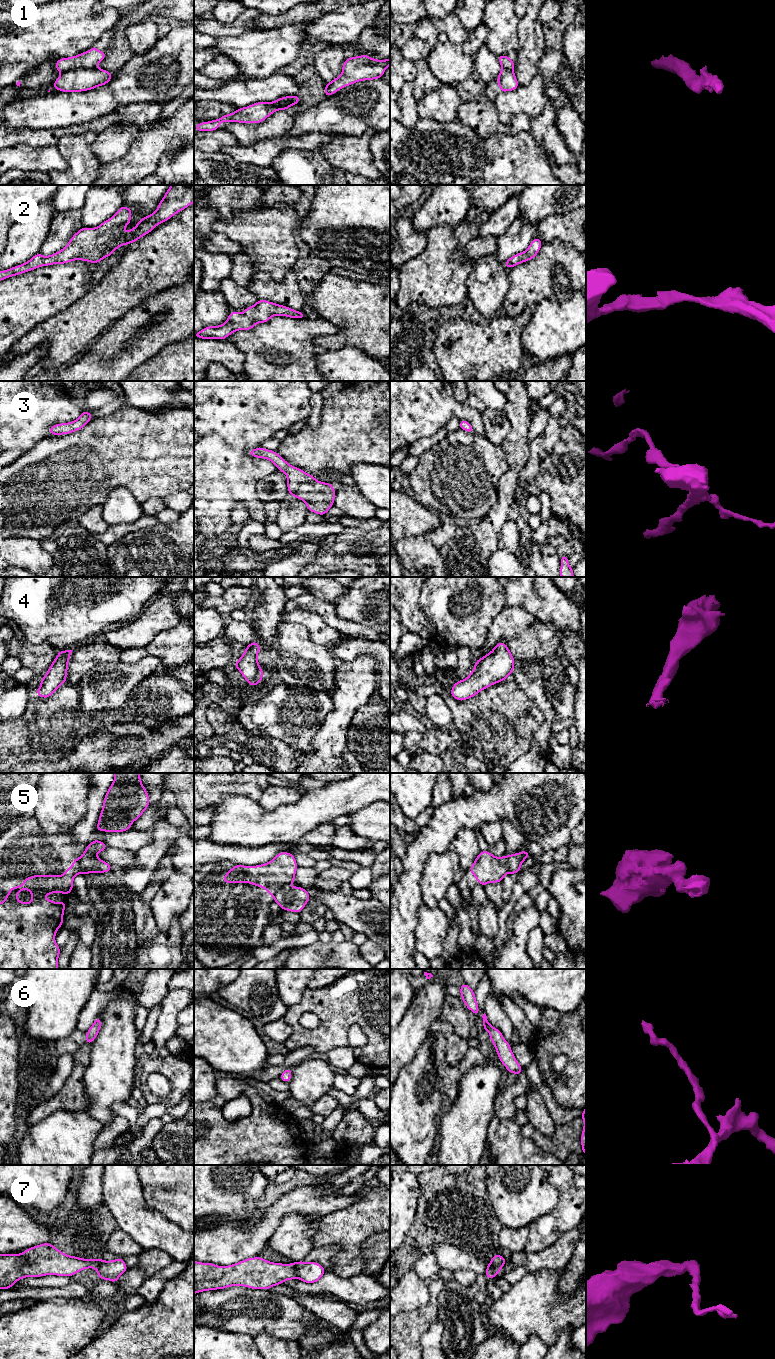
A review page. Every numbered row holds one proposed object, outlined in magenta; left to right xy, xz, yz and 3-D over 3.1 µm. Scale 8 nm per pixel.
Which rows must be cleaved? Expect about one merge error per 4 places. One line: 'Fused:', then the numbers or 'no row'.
Fused: 1, 5, 7

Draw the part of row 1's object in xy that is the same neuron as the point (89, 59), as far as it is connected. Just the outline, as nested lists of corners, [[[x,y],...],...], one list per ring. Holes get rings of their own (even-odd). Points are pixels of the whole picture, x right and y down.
[[[92,46],[87,52],[83,52],[73,57],[58,59],[55,68],[59,72],[66,72],[78,68],[94,68],[99,62],[104,60],[105,57],[106,52],[102,52]]]

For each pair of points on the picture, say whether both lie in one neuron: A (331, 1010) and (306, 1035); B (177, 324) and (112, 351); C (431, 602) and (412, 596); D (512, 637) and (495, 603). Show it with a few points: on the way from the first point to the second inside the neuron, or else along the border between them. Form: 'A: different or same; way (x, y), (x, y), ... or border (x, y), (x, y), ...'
A: same; way (331, 1019), (315, 1035)
B: same; way (161, 335), (150, 345), (138, 352), (128, 352)
C: different; border (421, 587), (420, 606), (431, 620)
D: different; border (505, 605), (493, 619), (487, 632)

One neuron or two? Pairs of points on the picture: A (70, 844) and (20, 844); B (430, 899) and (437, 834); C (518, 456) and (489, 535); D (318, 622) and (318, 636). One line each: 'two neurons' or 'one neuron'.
A: one neuron
B: two neurons
C: one neuron
D: one neuron

